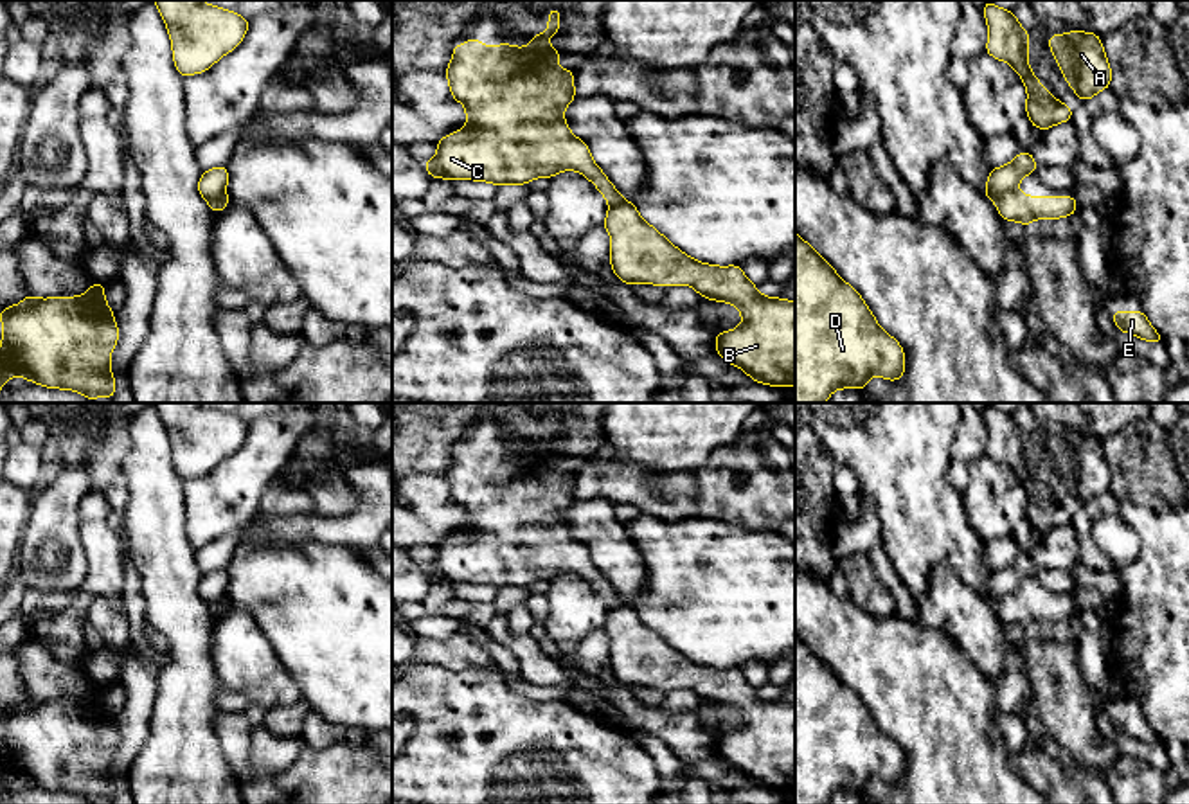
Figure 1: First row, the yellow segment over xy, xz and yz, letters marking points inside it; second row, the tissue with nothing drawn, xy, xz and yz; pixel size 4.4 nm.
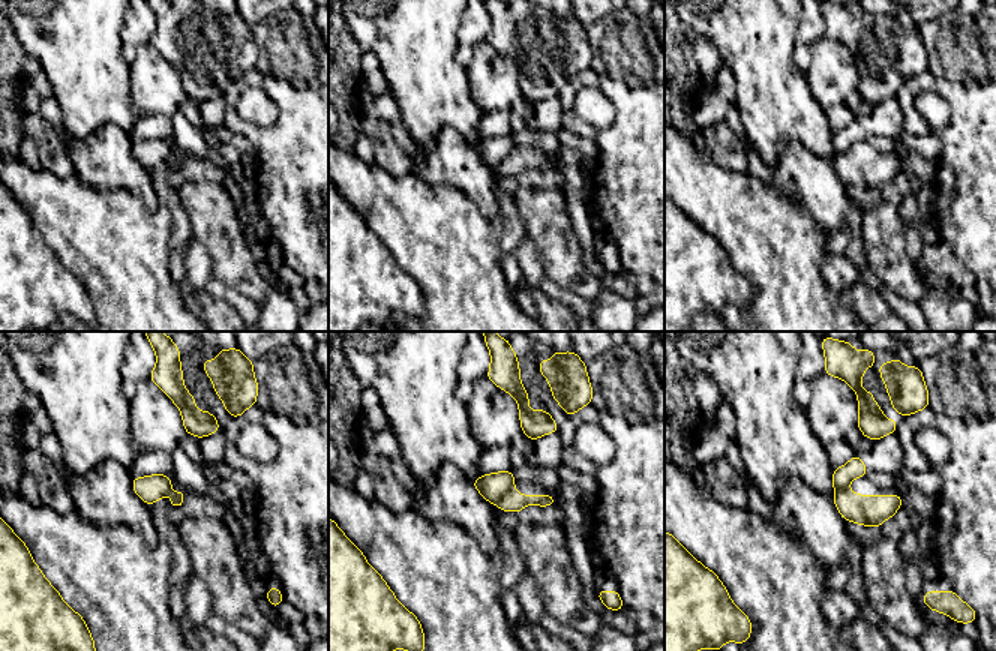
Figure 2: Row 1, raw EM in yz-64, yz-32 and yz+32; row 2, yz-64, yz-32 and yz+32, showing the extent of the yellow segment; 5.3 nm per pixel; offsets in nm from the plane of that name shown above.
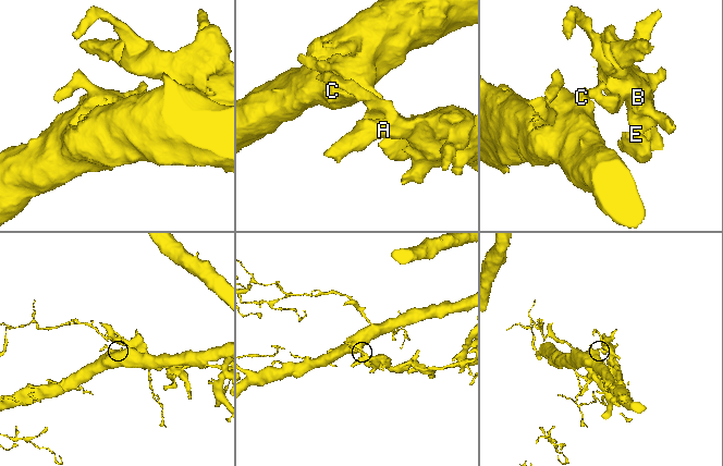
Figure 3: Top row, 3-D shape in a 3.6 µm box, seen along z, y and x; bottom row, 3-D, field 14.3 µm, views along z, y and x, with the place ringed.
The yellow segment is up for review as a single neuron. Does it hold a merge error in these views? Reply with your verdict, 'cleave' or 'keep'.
cleave

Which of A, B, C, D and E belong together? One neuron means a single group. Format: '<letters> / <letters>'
A B E / C D

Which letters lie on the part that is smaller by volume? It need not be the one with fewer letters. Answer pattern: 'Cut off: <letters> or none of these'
Cut off: A, B, E

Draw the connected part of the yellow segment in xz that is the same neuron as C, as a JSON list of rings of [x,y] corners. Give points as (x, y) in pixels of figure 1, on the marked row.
[[[549,9],[549,25],[543,34],[532,34],[527,47],[502,41],[484,47],[480,40],[455,45],[451,63],[444,70],[451,97],[466,106],[468,126],[443,137],[437,155],[423,162],[432,178],[477,180],[495,185],[525,185],[534,178],[550,178],[565,169],[585,174],[612,205],[624,201],[603,169],[592,160],[590,147],[568,130],[563,110],[576,99],[574,70],[556,67],[563,54],[547,45],[559,32],[561,9]]]

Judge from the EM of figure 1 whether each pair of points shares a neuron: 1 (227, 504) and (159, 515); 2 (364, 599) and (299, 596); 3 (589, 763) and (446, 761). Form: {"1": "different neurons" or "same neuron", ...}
{"1": "different neurons", "2": "same neuron", "3": "same neuron"}

